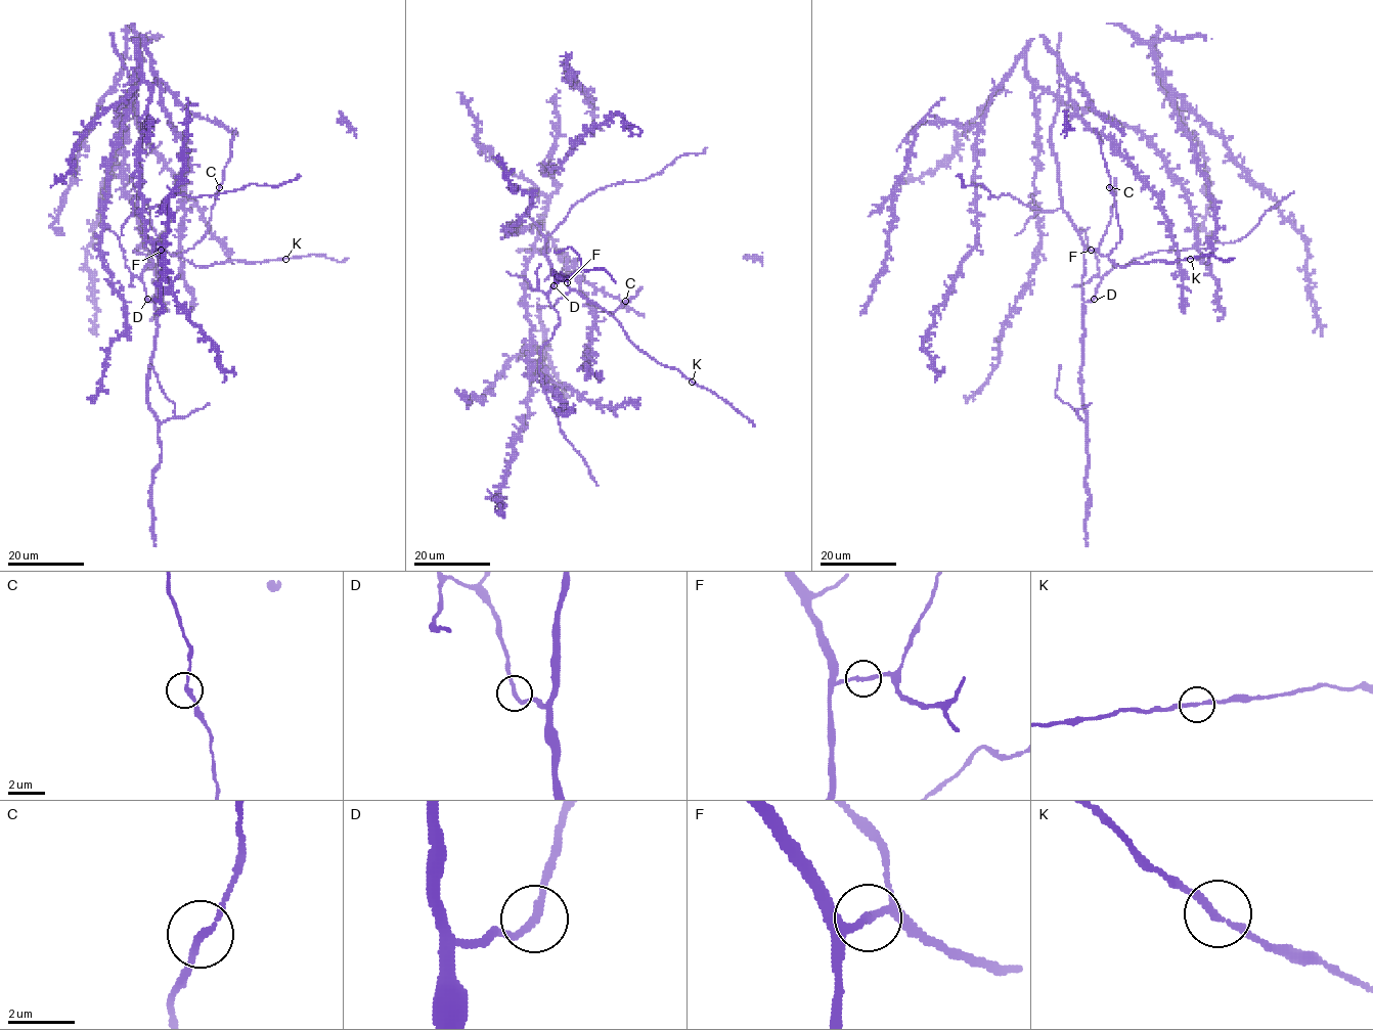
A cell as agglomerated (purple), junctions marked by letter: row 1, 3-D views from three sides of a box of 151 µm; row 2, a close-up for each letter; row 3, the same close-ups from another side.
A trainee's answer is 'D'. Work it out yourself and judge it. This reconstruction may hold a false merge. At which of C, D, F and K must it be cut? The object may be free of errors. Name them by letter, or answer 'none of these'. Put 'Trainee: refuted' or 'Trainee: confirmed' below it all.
none of these
Trainee: refuted

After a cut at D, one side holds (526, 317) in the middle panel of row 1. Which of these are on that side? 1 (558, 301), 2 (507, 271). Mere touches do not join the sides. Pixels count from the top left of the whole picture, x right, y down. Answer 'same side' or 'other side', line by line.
1: same side
2: other side

